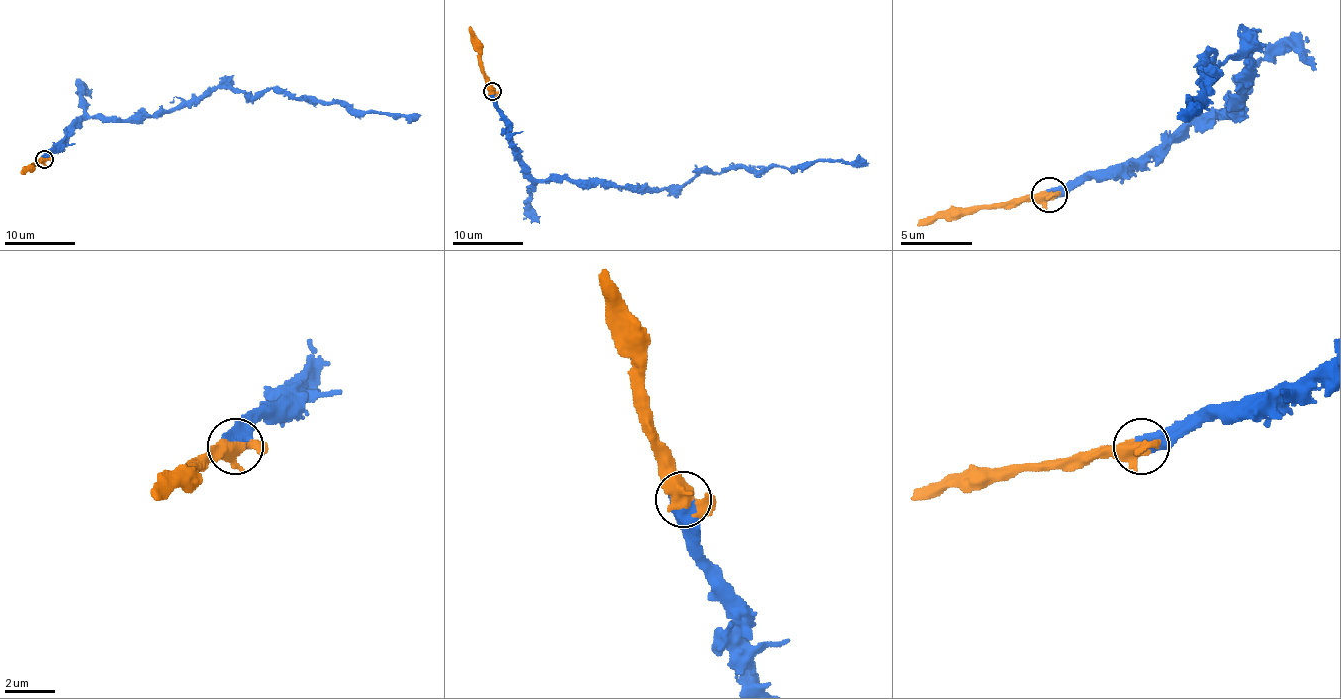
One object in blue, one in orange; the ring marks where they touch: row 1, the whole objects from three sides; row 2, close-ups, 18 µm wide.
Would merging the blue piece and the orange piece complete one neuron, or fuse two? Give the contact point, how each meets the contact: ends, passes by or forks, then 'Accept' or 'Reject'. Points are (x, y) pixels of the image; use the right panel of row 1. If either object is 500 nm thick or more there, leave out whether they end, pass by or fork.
Place: (1049, 194). Accept

